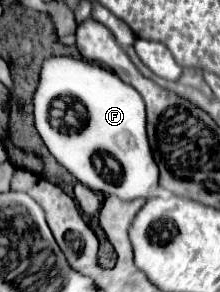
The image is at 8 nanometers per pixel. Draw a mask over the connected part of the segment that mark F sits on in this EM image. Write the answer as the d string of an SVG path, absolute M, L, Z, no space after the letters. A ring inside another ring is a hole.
M63 56L63 58L49 58L43 62L41 78L39 78L39 86L35 90L33 102L35 102L35 128L37 128L39 136L43 138L49 152L55 156L55 160L61 166L65 166L81 184L85 184L87 188L91 188L95 192L103 192L105 196L115 194L123 200L151 196L153 188L157 186L159 168L155 166L155 160L151 156L151 148L147 142L147 134L145 134L145 104L143 104L143 98L139 96L139 92L135 92L135 88L131 88L129 84L119 80L119 76L115 76L107 68L101 68L101 66L85 62L85 60L75 60L75 58ZM65 96L79 100L87 108L87 122L77 134L61 132L51 126L51 116L49 116L51 104L53 104L53 100L65 98ZM103 154L113 156L119 162L119 166L113 166L113 170L109 170L109 166L105 166L105 162L101 160Z

